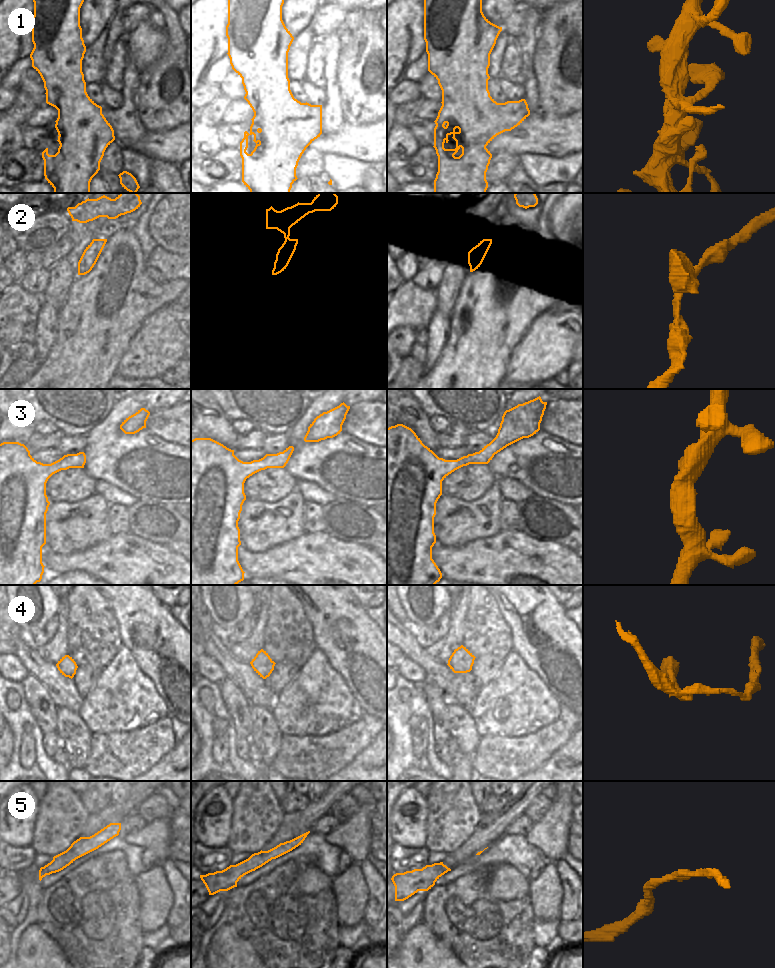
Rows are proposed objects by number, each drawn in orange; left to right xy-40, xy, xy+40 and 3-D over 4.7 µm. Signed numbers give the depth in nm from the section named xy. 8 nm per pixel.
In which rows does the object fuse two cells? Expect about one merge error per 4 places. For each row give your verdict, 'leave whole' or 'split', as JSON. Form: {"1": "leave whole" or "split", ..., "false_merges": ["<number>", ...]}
{"1": "leave whole", "2": "leave whole", "3": "leave whole", "4": "leave whole", "5": "leave whole", "false_merges": []}

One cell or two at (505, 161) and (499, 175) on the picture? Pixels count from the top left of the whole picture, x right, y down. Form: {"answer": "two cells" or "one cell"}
{"answer": "one cell"}

